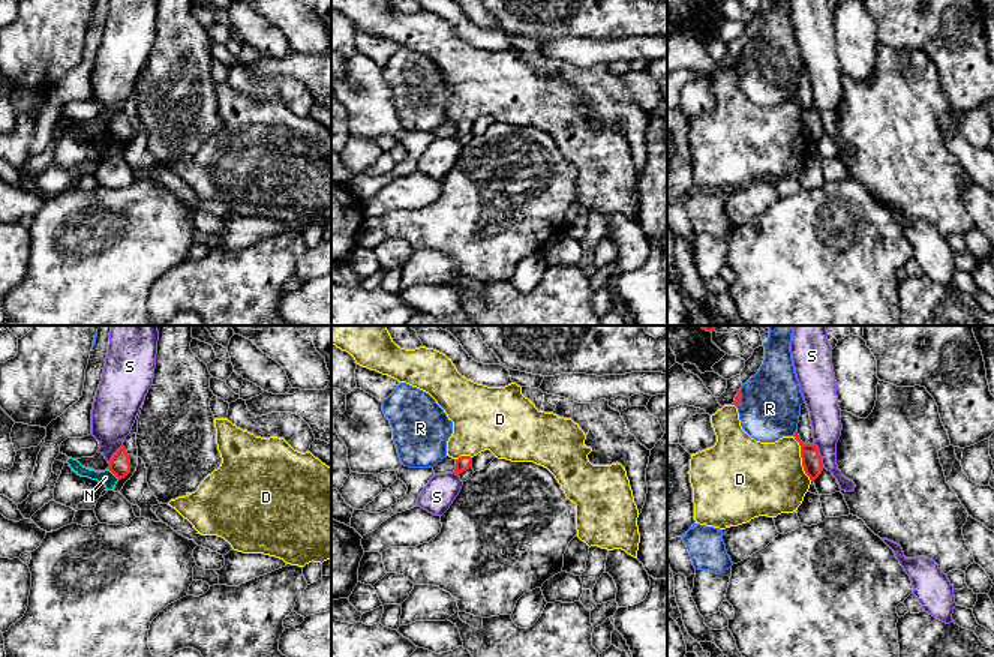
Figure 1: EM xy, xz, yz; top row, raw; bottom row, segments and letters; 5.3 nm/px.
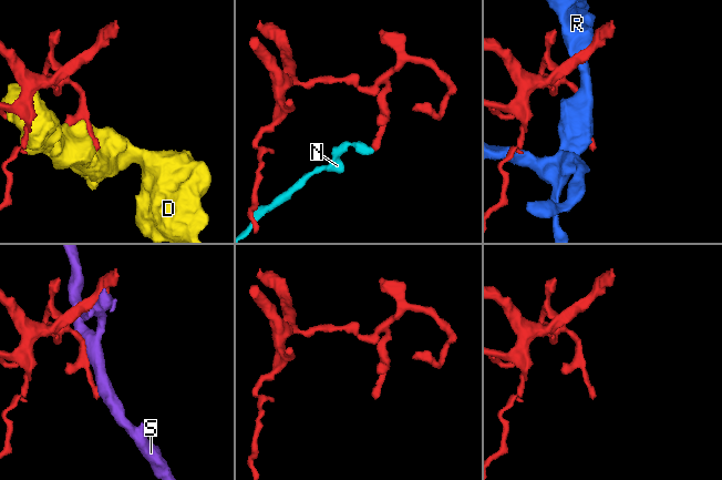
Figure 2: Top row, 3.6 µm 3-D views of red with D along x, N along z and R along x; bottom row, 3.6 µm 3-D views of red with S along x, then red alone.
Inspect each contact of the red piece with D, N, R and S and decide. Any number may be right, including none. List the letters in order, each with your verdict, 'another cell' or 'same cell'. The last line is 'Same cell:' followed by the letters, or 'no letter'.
D: another cell
N: another cell
R: another cell
S: another cell
Same cell: no letter

